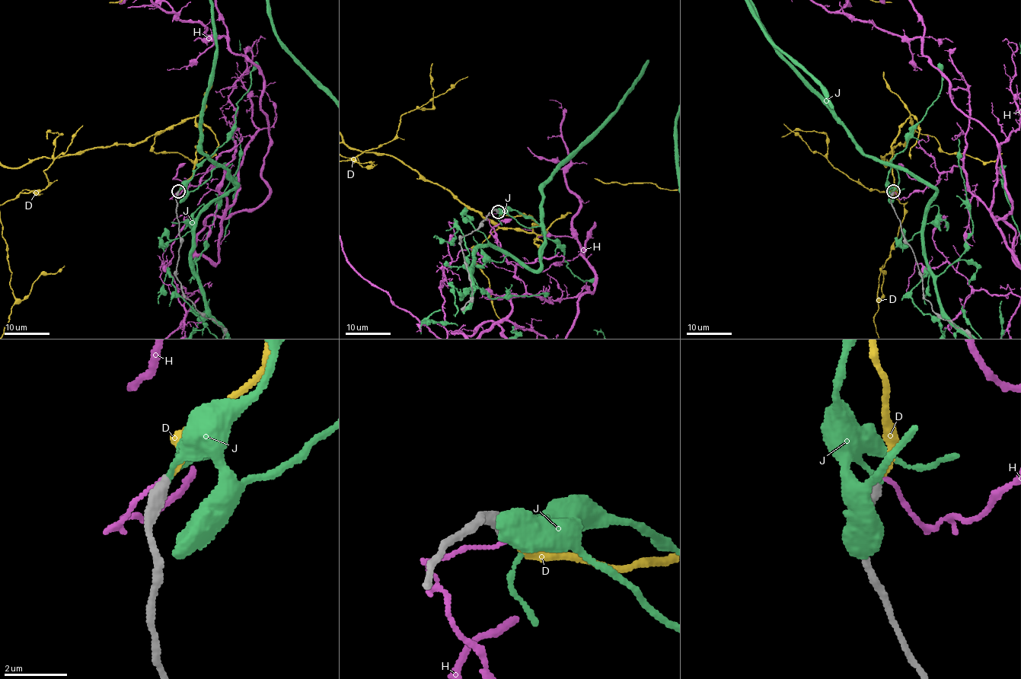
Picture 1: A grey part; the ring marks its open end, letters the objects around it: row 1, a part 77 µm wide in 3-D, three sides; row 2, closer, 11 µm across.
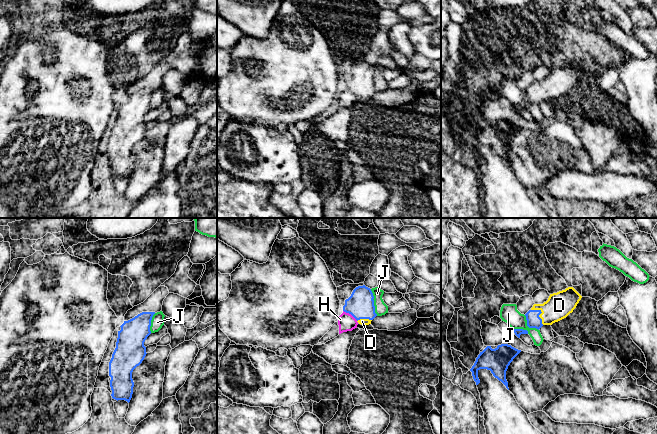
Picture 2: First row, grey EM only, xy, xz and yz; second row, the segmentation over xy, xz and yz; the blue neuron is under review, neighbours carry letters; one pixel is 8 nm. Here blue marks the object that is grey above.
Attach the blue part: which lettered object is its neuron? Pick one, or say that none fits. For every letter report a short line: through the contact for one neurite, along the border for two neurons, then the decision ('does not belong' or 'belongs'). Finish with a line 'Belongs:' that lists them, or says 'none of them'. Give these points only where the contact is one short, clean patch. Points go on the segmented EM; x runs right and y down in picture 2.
D: yz (532, 316), (537, 316), (541, 312), (550, 312), (559, 305) | belongs
H: xz (343, 310), (350, 313), (357, 320) | does not belong
J: xz (370, 289), (373, 295), (374, 312), (377, 315) | does not belong
Belongs: D

